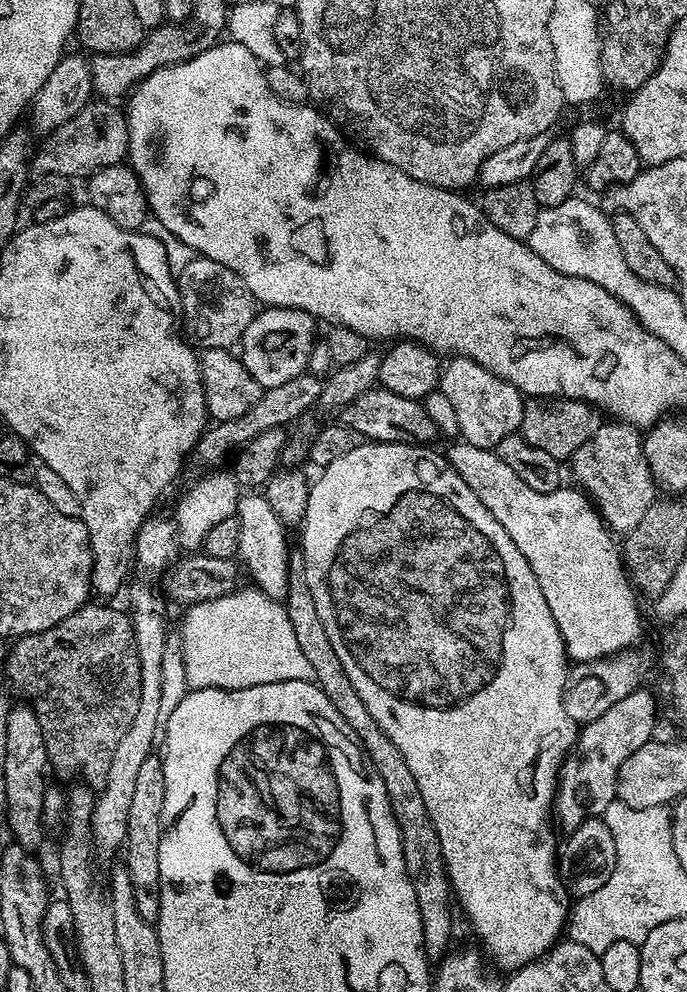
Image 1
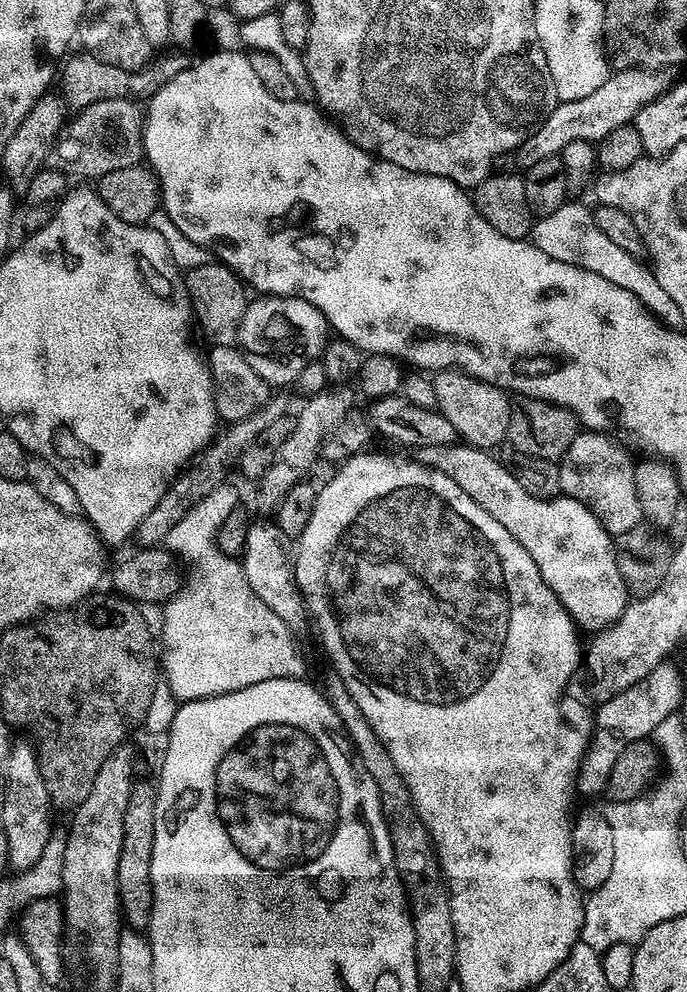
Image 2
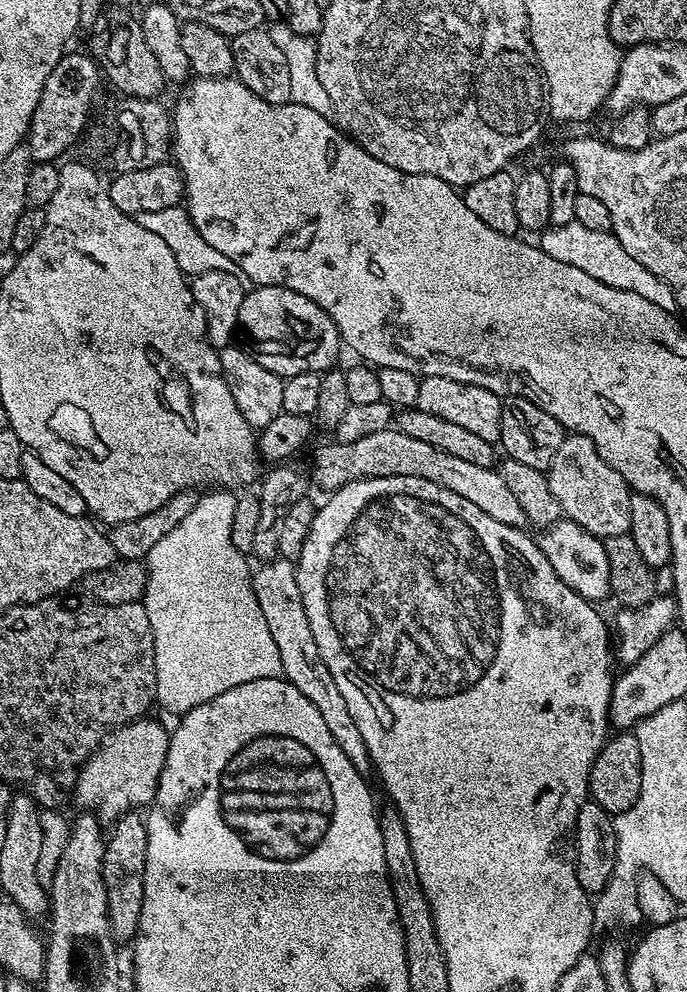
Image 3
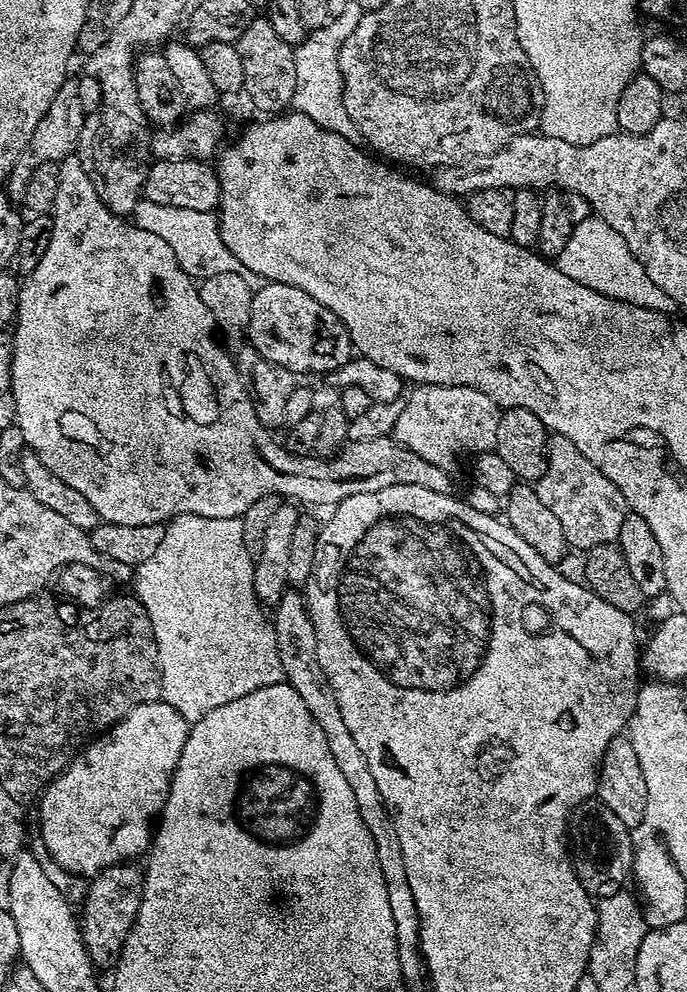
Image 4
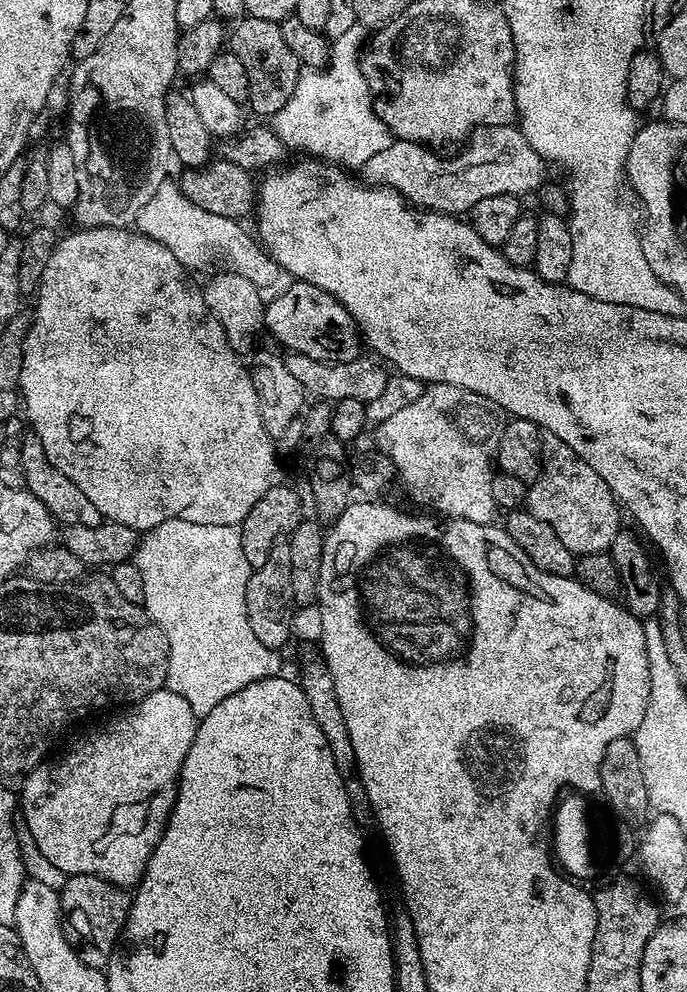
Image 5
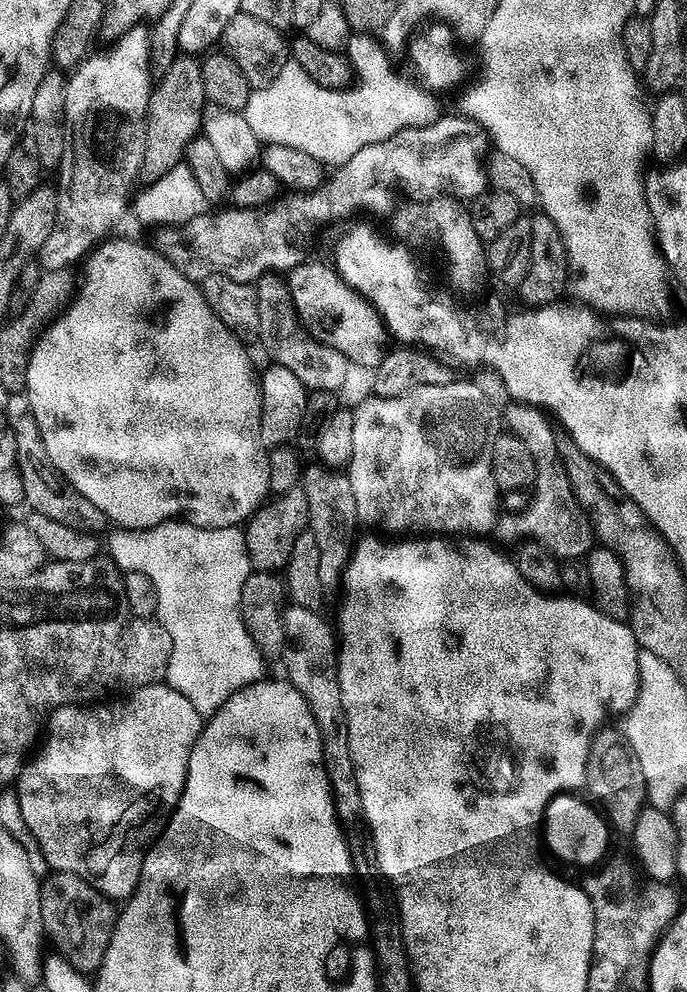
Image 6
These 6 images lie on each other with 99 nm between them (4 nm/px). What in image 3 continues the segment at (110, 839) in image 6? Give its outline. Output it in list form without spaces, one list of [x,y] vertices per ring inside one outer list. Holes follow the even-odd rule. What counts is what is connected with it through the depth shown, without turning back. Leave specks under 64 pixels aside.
[[[148,719],[134,720],[117,728],[81,767],[75,795],[80,795],[81,802],[88,807],[85,809],[91,810],[101,821],[115,822],[130,811],[151,805],[156,797],[170,732],[158,721]]]

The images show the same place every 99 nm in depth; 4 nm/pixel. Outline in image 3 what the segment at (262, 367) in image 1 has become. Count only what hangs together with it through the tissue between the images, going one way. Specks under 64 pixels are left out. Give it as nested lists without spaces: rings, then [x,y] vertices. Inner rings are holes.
[[[261,284],[245,291],[242,310],[238,310],[238,332],[241,337],[244,335],[243,347],[248,349],[254,362],[285,378],[303,372],[328,372],[337,363],[335,360],[339,358],[342,349],[340,332],[334,326],[330,314],[326,314],[322,306],[310,302],[310,298],[298,294],[293,288],[283,288],[277,284]]]

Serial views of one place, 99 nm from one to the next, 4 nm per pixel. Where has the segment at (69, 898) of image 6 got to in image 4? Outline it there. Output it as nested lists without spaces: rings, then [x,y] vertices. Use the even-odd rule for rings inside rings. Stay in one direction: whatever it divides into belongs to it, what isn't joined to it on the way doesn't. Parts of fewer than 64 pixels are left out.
[[[121,862],[102,868],[87,881],[88,893],[84,896],[84,913],[78,916],[80,936],[84,939],[84,948],[97,969],[115,969],[120,961],[120,949],[132,929],[132,923],[140,905],[140,895],[144,889],[144,878],[135,863]]]

